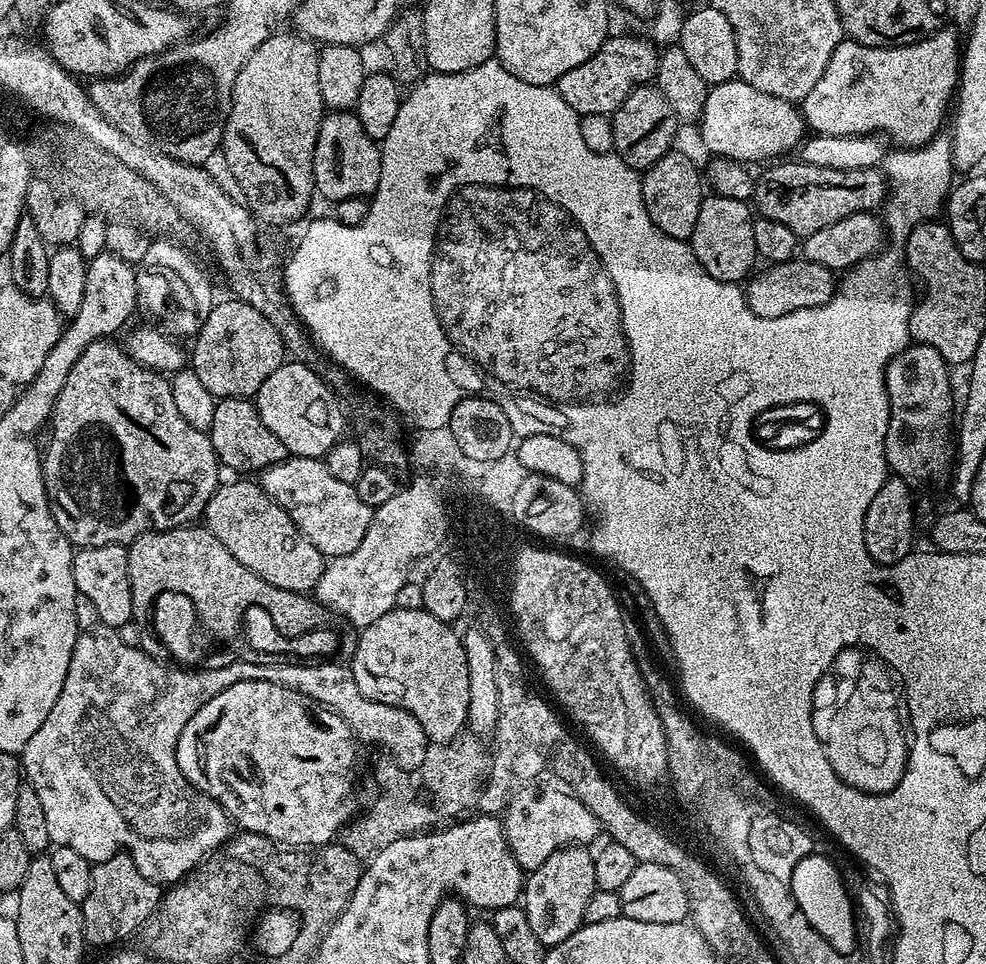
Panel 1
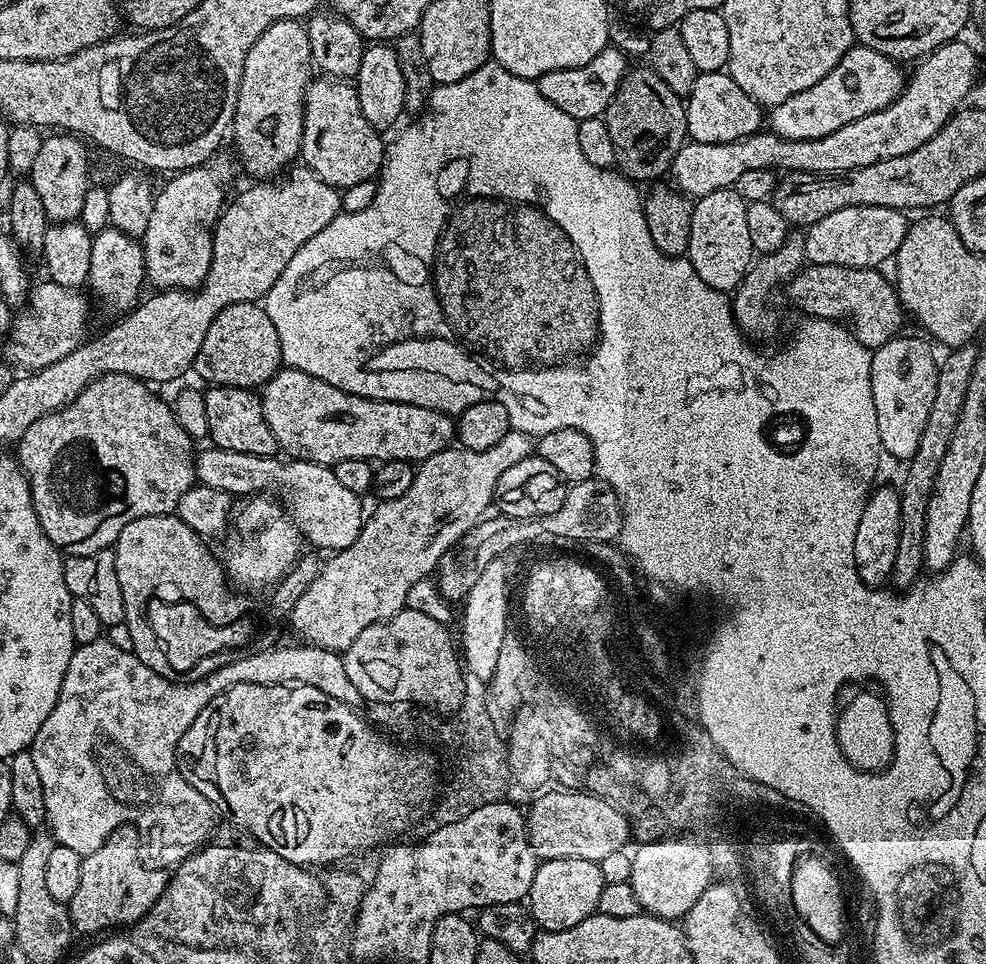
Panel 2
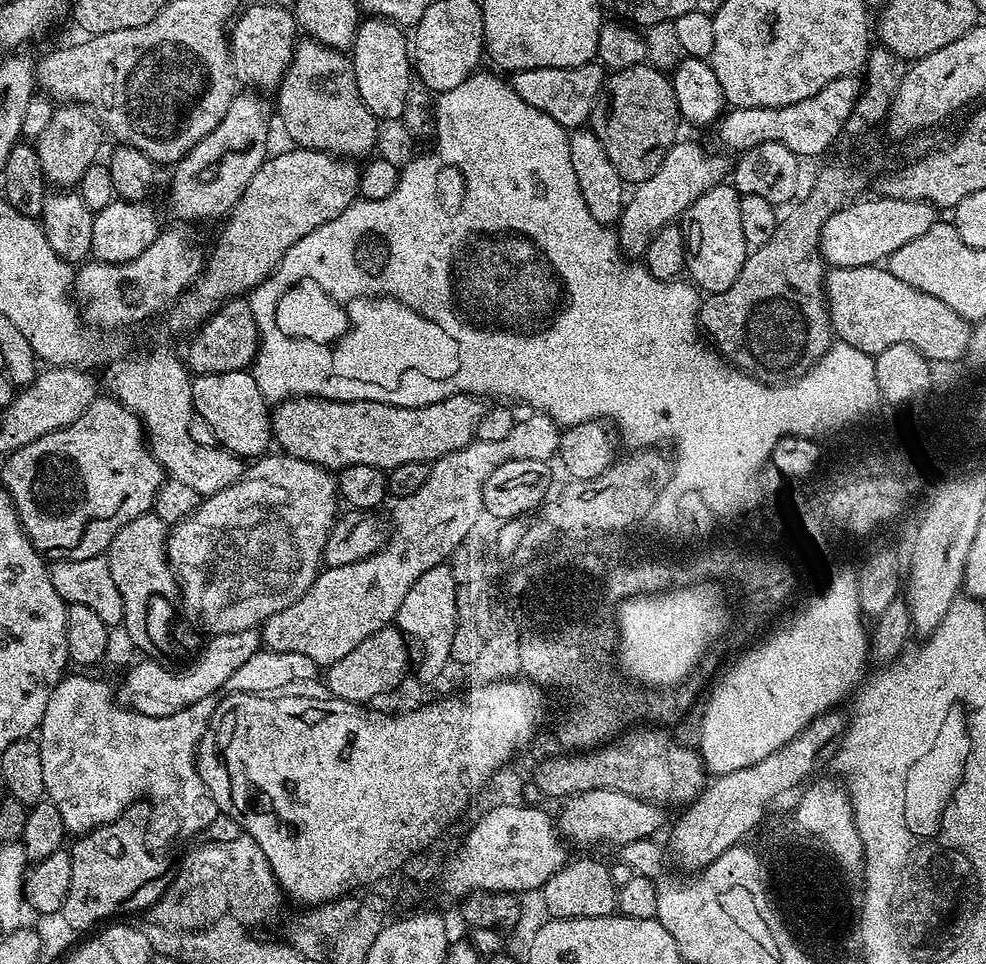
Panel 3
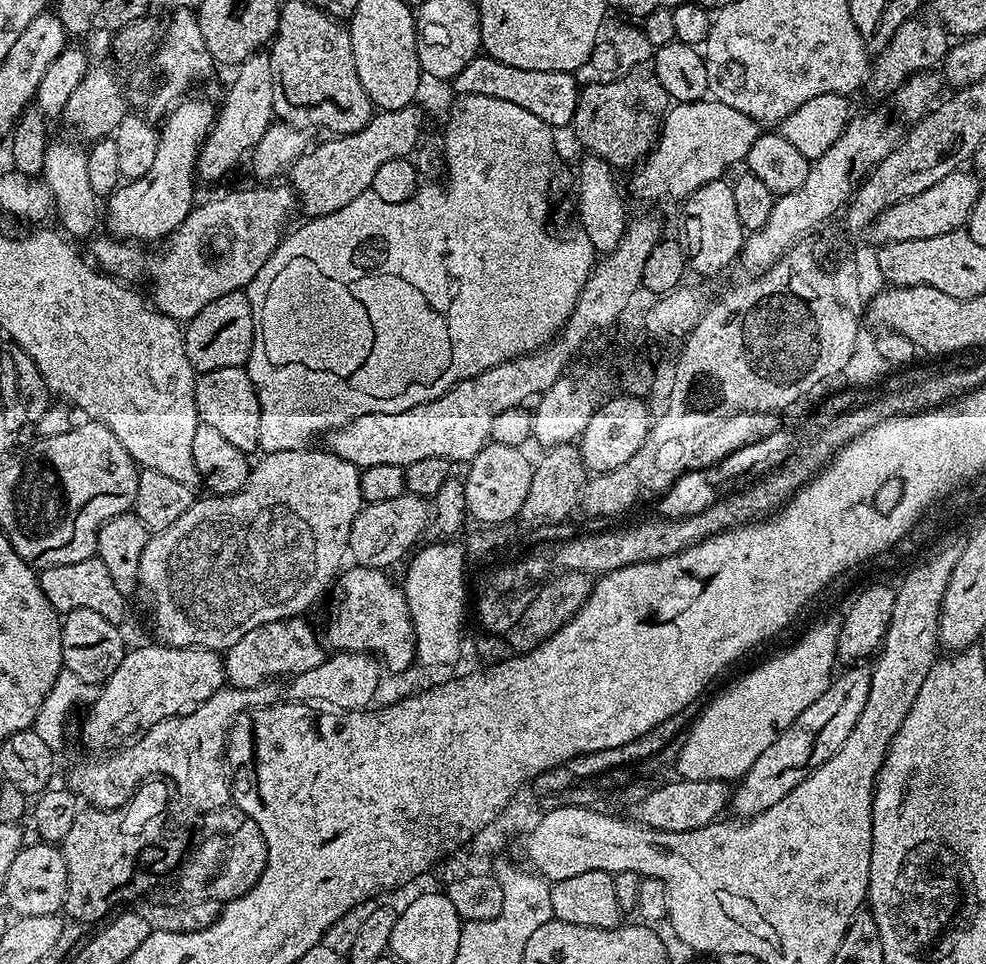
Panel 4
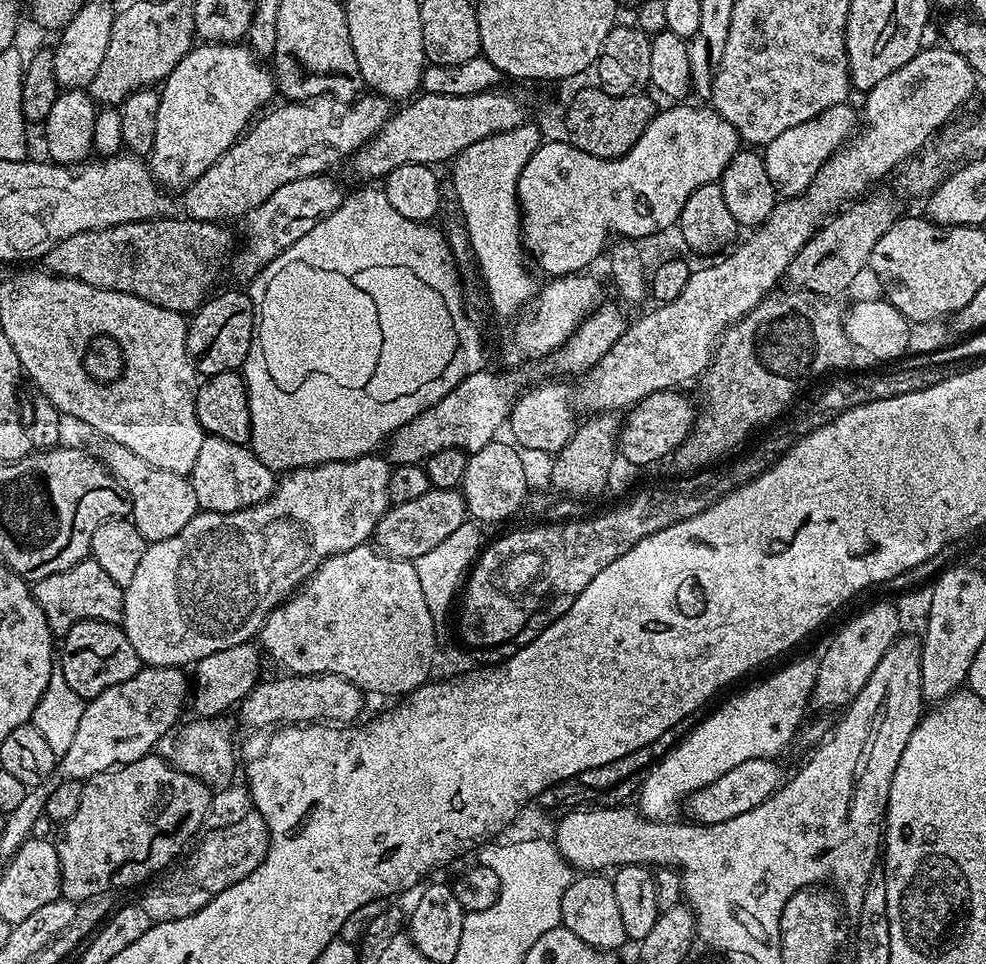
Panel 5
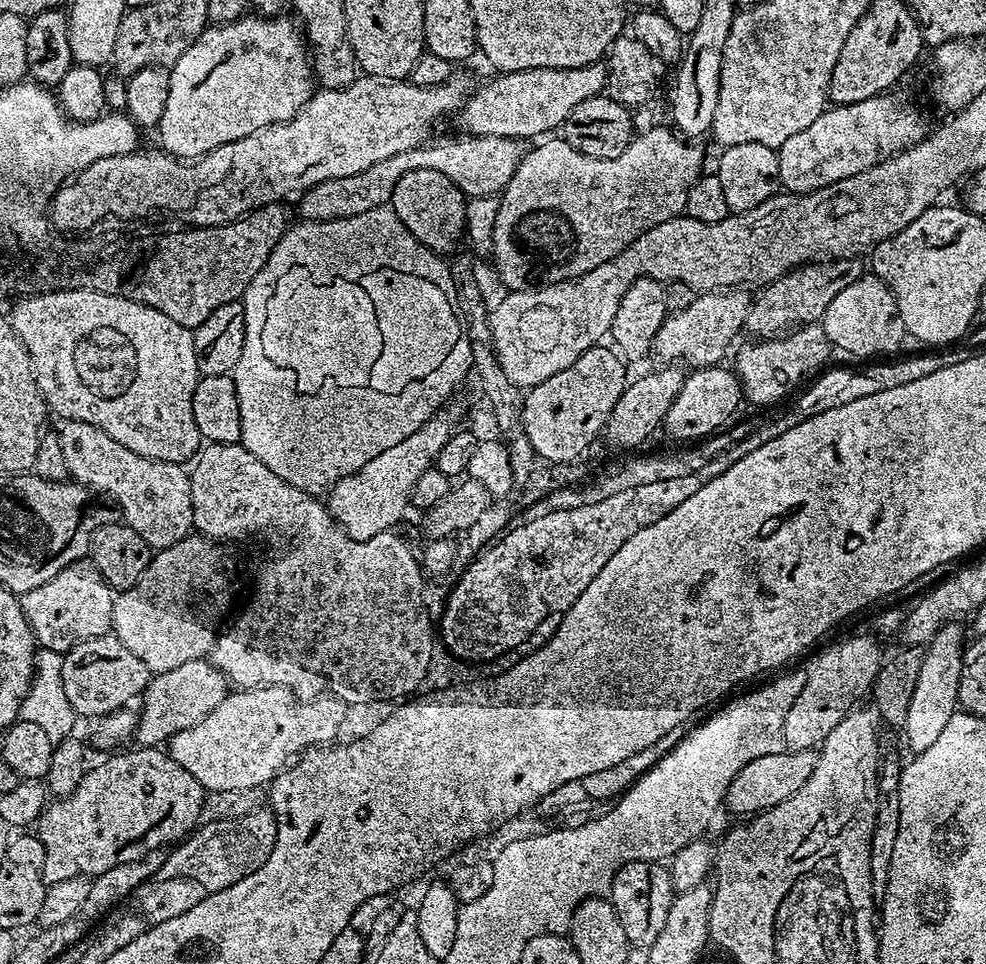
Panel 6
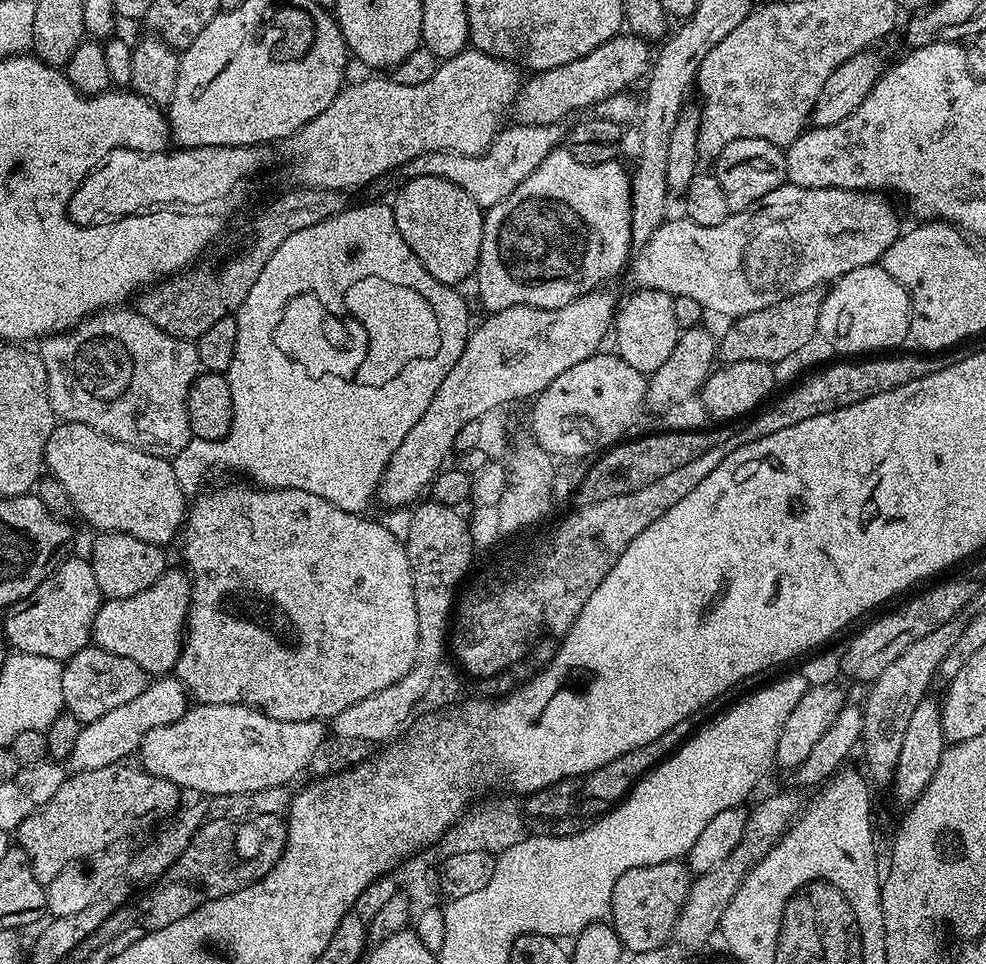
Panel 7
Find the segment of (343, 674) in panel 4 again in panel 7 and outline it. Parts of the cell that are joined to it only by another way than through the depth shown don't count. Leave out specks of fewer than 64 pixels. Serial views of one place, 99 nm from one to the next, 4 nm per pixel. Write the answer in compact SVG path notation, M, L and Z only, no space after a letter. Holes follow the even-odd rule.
M201 704L189 707L189 710L182 718L178 718L178 722L170 722L166 726L158 726L158 730L150 730L150 734L146 734L146 738L140 743L138 749L139 767L145 768L150 774L166 778L170 782L174 782L178 788L192 792L205 792L205 797L211 798L218 795L246 794L256 790L269 789L271 787L282 787L291 785L297 779L301 765L304 761L312 756L313 748L320 744L320 738L326 732L326 724L324 720L299 720L298 722L290 722L289 720L279 720L273 716L268 716L259 707L250 704Z

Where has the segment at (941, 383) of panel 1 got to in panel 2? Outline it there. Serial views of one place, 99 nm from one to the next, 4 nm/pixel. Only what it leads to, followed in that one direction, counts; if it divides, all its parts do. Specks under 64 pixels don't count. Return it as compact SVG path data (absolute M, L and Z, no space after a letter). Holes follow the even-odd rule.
M897 334L890 342L872 352L872 377L870 386L874 390L874 410L878 414L878 438L880 447L896 460L907 462L922 442L922 430L926 430L926 418L930 418L930 406L934 406L934 394L938 394L938 356L932 353L933 345L923 335L904 336Z

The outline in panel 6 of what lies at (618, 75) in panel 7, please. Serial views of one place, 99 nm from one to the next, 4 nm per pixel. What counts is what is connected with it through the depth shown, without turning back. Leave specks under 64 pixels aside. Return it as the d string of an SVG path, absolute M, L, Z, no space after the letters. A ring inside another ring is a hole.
M604 62L577 68L535 68L517 72L500 72L480 89L473 91L455 113L454 121L461 133L469 136L510 138L531 141L531 136L543 137L559 129L570 118L570 110L586 98L594 98L605 91L607 66Z

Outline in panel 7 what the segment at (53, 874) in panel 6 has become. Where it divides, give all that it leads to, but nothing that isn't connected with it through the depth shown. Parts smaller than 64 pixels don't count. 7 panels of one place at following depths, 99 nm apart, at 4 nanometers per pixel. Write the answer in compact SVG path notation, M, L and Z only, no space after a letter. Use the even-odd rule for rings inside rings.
M121 762L102 766L102 770L86 770L69 775L62 786L58 786L58 794L50 798L37 808L26 822L17 826L14 836L18 838L19 847L30 858L30 866L34 870L34 878L42 885L48 885L62 874L72 864L88 862L91 856L96 856L99 852L107 850L111 844L116 844L119 840L124 840L127 836L132 836L135 832L144 832L147 828L155 829L159 820L167 821L172 811L180 804L181 789L174 782L170 782L161 776L155 776L146 771L145 768L137 766L132 762Z

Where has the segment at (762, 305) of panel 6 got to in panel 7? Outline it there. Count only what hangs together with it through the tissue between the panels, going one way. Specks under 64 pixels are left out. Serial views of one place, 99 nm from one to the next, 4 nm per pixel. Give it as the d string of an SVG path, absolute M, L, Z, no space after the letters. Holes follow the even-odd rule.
M823 287L802 290L800 294L782 298L782 302L774 302L774 306L766 306L766 310L754 310L754 314L735 317L724 337L719 337L719 359L726 364L739 360L777 362L802 351L812 339L817 339L824 294Z

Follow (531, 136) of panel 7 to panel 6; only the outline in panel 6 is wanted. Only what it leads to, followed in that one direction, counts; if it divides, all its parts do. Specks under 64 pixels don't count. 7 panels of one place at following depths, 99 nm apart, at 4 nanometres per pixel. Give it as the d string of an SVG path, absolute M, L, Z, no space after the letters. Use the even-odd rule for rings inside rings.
M467 134L457 137L457 140L440 140L437 144L425 142L417 148L402 150L402 154L393 154L386 158L386 162L378 162L357 176L318 182L318 186L308 189L299 197L300 212L304 215L301 217L308 222L341 220L354 218L354 214L366 214L366 210L391 205L398 178L402 178L402 174L410 174L410 170L438 170L438 174L446 174L446 178L450 178L450 182L454 182L454 186L458 186L458 190L462 190L468 198L495 197L503 192L525 154L525 141Z

